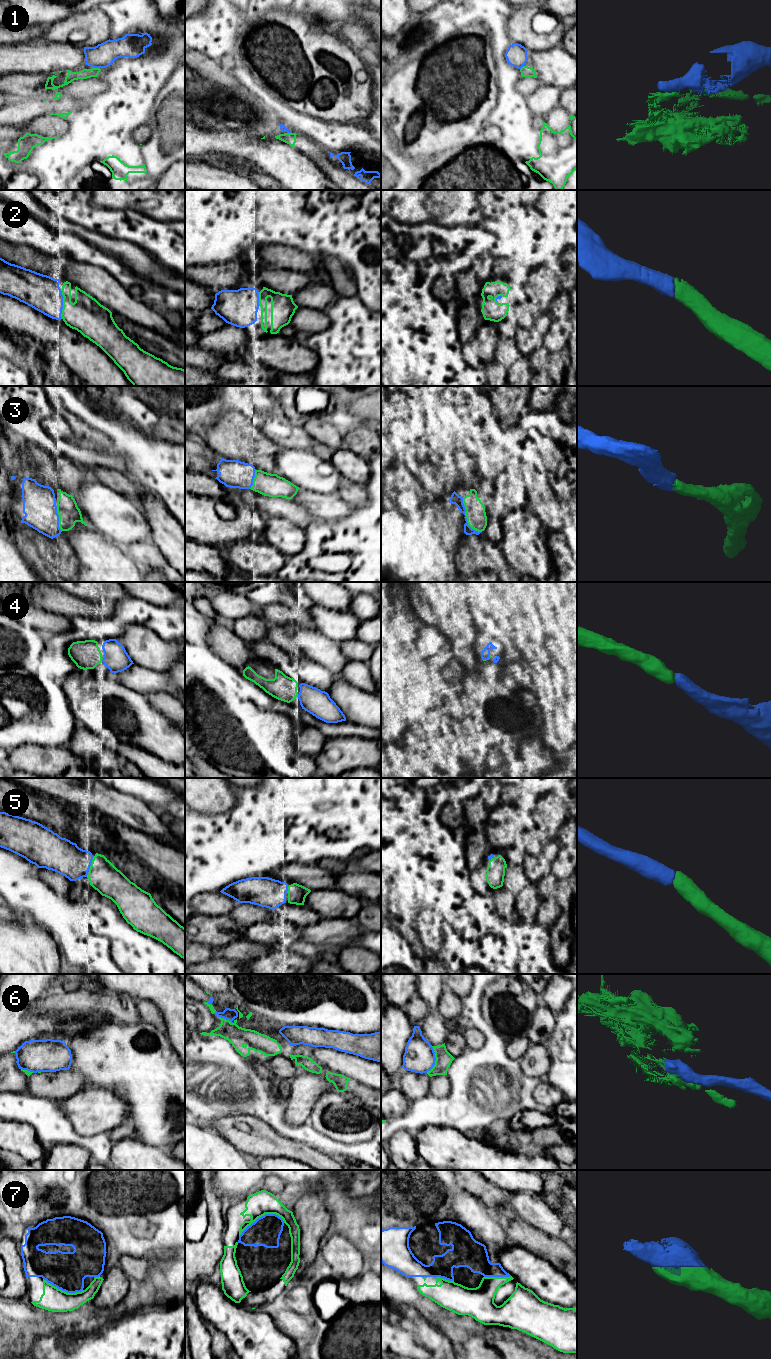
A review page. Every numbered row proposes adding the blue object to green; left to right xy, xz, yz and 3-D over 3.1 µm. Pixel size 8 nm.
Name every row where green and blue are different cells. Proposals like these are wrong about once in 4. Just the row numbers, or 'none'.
1, 6

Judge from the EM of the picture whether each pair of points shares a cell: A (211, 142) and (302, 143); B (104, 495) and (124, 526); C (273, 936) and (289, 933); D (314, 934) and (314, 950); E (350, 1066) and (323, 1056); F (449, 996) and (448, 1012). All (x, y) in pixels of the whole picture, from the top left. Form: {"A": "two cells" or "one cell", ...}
{"A": "two cells", "B": "one cell", "C": "one cell", "D": "two cells", "E": "one cell", "F": "one cell"}

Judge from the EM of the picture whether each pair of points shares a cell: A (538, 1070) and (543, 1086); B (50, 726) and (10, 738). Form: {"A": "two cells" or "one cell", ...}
{"A": "two cells", "B": "one cell"}

